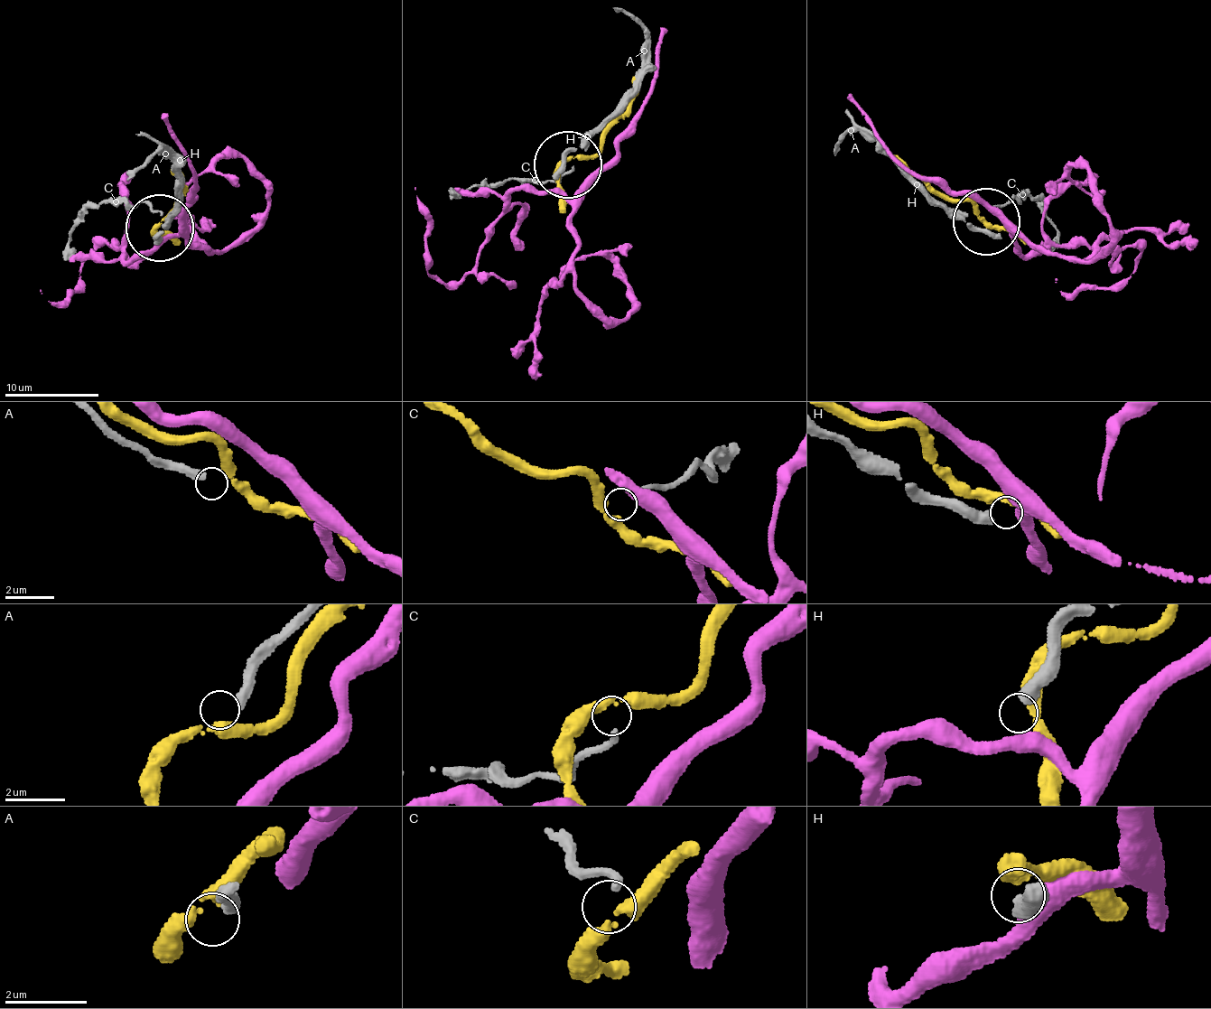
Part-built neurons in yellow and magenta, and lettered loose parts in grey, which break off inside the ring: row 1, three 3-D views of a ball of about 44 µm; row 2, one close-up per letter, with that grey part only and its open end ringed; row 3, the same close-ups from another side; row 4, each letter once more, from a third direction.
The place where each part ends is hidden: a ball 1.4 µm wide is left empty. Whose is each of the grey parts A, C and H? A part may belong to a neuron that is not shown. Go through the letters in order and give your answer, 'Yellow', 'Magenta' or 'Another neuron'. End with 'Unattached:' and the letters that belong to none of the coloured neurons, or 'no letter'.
A: Another neuron
C: Yellow
H: Another neuron
Unattached: A, H

